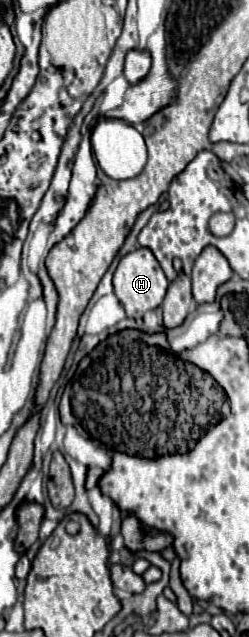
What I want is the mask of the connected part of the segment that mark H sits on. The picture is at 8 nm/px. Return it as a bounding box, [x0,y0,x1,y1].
[114,248,168,320]

